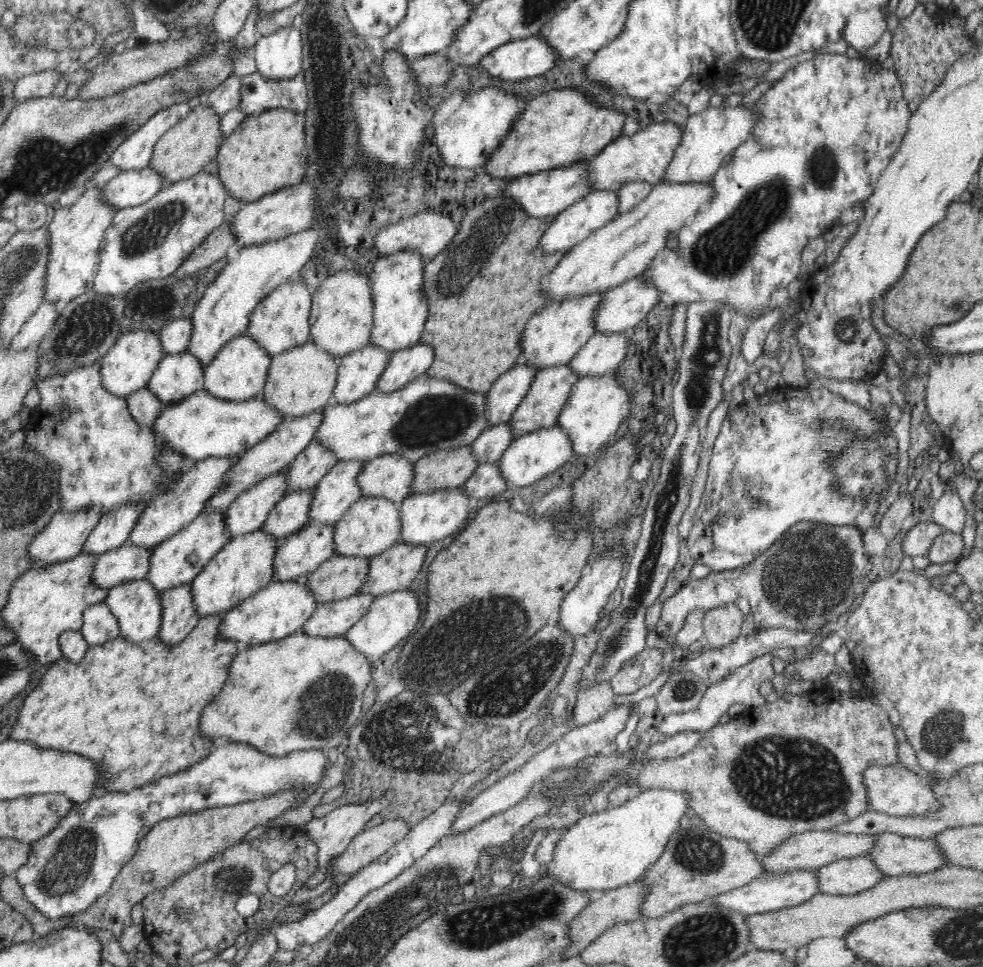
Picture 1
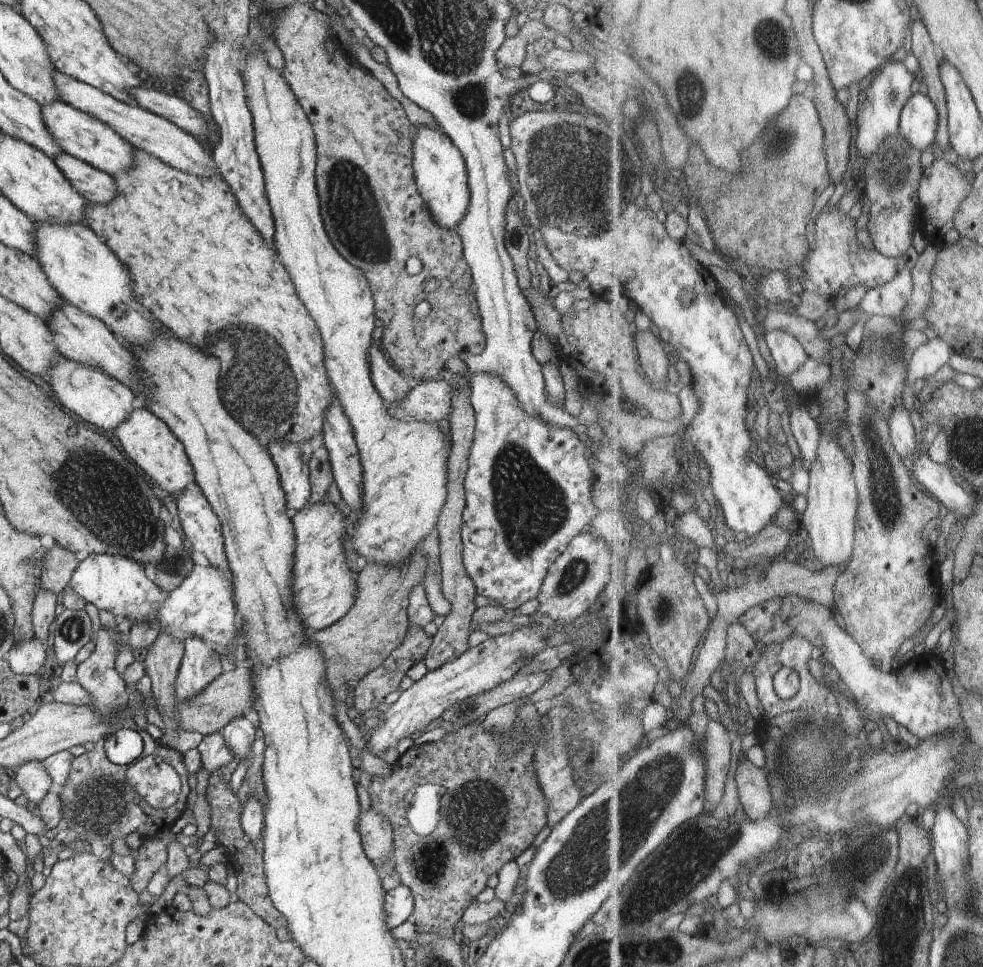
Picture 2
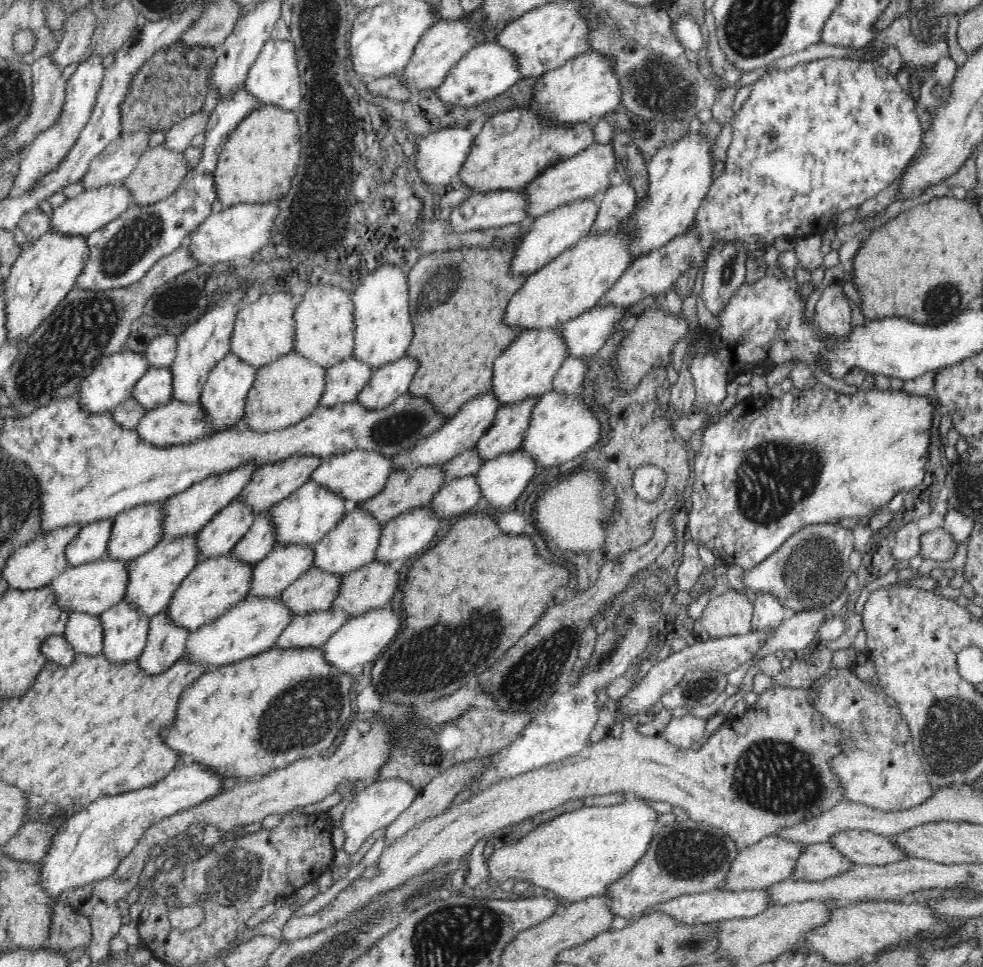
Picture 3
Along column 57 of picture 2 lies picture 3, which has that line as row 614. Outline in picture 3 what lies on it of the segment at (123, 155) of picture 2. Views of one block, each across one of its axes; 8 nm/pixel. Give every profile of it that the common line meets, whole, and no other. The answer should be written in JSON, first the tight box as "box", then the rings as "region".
{"box":[103,600,149,664],"region":[[[124,600],[103,612],[103,655],[114,664],[137,660],[147,642],[149,620]]]}

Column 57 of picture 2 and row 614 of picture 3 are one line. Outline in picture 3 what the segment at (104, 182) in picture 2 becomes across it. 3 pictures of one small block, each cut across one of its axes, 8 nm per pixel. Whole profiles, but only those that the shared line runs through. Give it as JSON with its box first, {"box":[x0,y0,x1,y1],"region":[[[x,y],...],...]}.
{"box":[136,611,189,676],"region":[[[165,611],[151,616],[147,642],[136,660],[139,667],[150,676],[166,672],[183,656],[189,634],[187,629],[172,625]]]}

